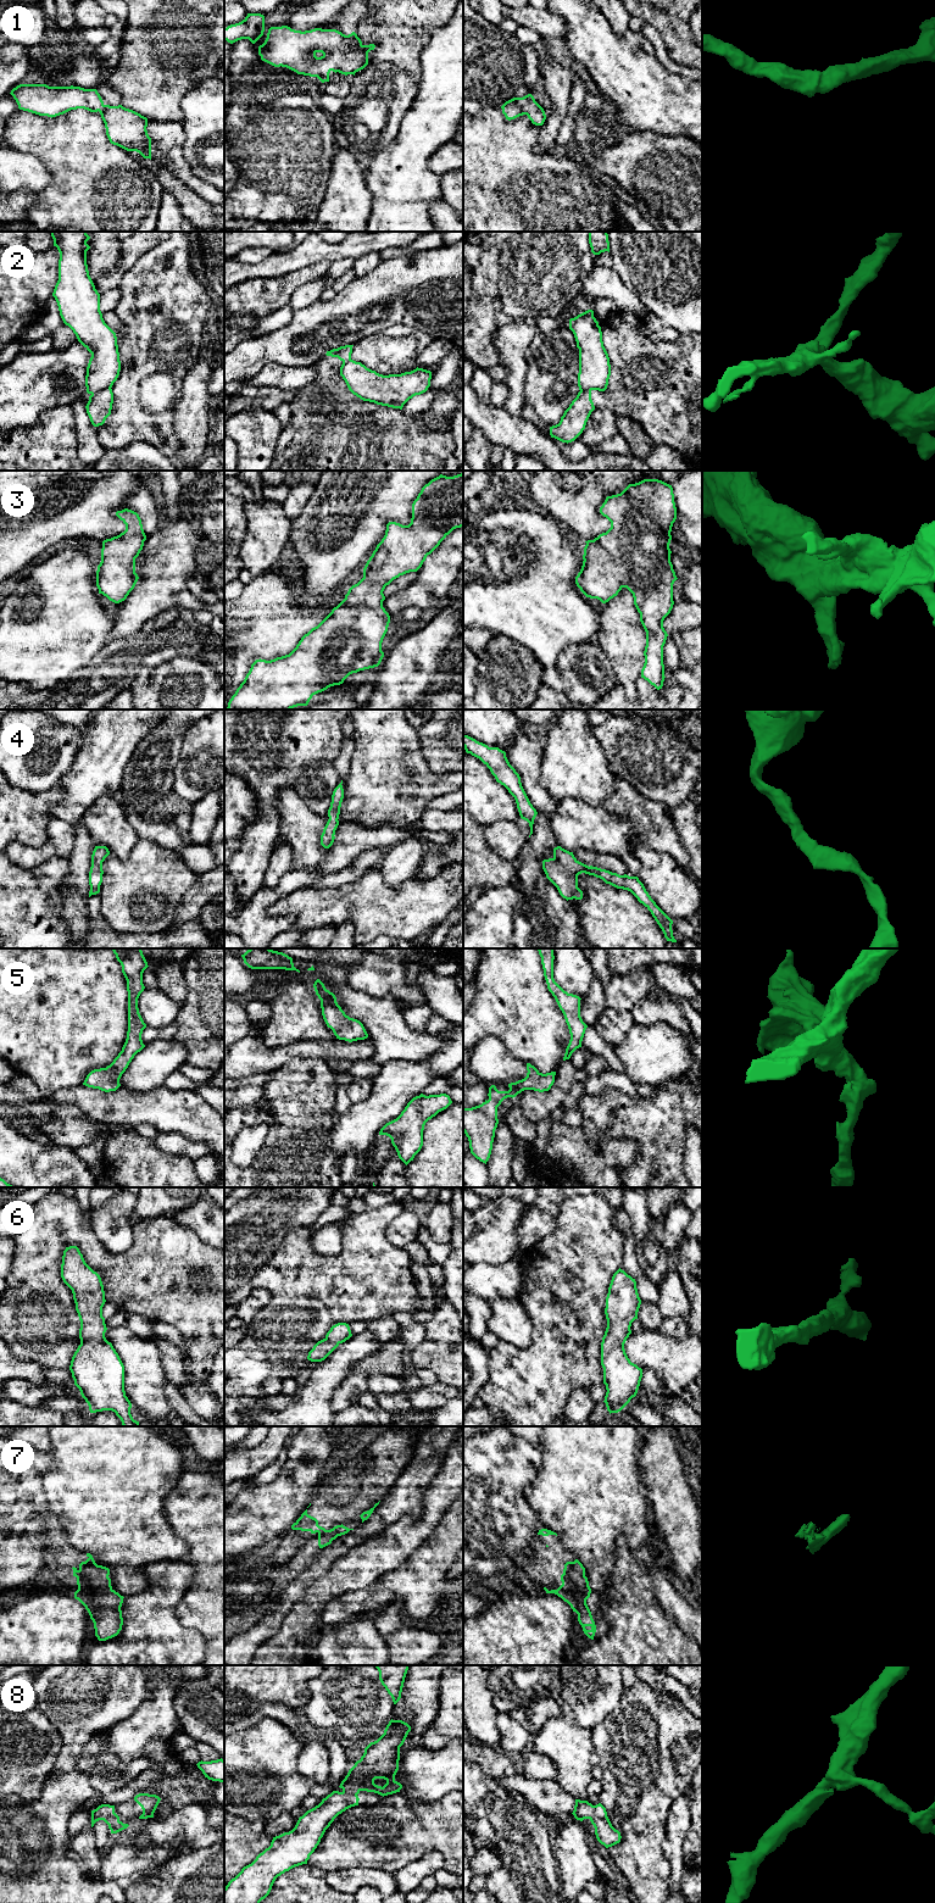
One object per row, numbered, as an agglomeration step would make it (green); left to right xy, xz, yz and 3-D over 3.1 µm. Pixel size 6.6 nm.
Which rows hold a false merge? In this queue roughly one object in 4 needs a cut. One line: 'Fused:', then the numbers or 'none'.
Fused: 2, 7

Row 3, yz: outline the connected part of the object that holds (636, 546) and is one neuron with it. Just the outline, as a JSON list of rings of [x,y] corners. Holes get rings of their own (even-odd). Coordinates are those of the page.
[[[658,479],[629,484],[620,494],[607,496],[600,513],[611,522],[611,528],[594,540],[585,541],[584,561],[575,584],[586,597],[597,599],[602,603],[617,596],[623,588],[633,594],[646,631],[641,678],[659,690],[666,678],[663,646],[668,636],[663,621],[673,608],[673,584],[678,579],[669,549],[672,527],[677,519],[673,488]]]

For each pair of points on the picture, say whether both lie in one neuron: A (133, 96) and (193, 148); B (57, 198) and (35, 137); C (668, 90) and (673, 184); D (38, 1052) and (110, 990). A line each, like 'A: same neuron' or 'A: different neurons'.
A: different neurons
B: same neuron
C: different neurons
D: same neuron

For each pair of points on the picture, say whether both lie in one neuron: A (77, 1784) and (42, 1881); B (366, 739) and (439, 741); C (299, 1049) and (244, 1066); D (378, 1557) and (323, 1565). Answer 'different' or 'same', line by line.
A: same
B: different
C: same
D: different

